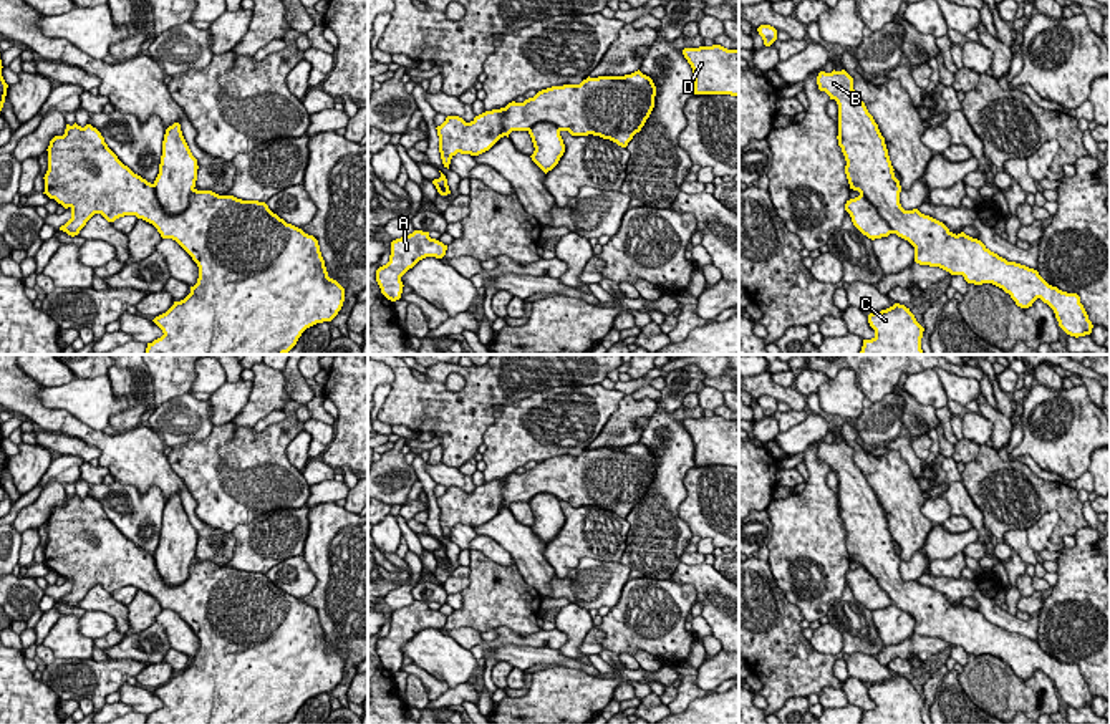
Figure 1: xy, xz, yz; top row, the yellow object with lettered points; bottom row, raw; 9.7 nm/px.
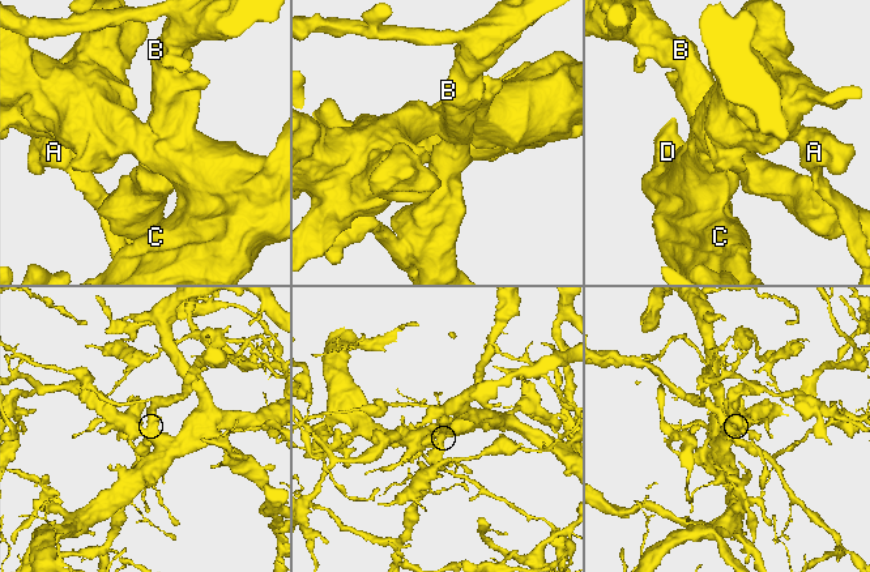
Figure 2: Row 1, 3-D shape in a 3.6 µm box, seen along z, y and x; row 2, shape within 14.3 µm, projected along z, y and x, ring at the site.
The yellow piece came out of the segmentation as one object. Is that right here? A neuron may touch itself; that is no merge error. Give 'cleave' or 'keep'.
keep

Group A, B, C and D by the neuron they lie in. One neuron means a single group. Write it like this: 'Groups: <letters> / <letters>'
Groups: A B C D

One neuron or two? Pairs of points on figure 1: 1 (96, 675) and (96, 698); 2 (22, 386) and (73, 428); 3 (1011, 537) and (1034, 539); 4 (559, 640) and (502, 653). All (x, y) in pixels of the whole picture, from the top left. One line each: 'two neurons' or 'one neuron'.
1: one neuron
2: one neuron
3: two neurons
4: two neurons

